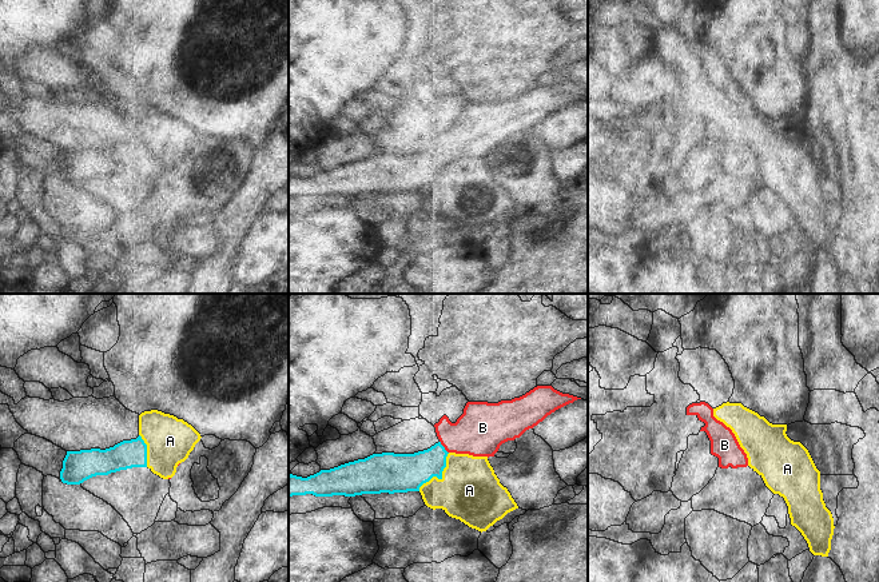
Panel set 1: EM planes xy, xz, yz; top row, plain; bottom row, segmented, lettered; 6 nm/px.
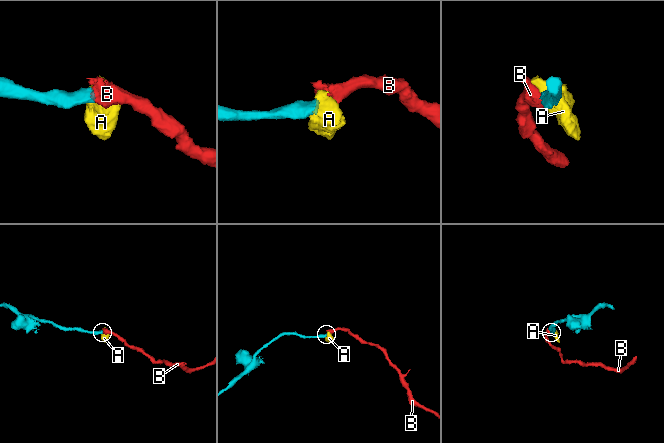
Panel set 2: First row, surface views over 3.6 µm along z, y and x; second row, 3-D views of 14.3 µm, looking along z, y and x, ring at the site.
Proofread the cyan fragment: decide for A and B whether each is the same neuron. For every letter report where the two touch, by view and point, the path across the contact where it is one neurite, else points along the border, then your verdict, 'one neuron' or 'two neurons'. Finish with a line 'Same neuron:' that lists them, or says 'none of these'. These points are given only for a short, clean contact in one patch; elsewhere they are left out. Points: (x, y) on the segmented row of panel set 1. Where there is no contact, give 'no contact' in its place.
A: contact xz (441, 477); border xz (449, 453), (442, 475), (440, 478), (432, 477), (418, 490); two neurons
B: contact xz (444, 447); way xz (410, 471), (428, 463), (444, 447), (453, 438), (480, 431); one neuron
Same neuron: B

